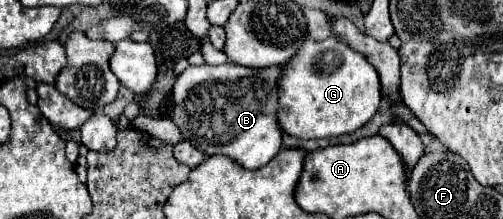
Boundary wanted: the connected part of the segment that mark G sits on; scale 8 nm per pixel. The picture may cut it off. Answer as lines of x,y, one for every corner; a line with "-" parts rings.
328,37
324,41
312,41
308,39
304,47
296,53
294,59
288,61
288,67
284,71
286,75
280,81
280,109
278,109
278,121
284,127
284,131
298,139
326,139
326,137
338,137
346,133
354,133
362,125
366,125
374,113
380,107
382,97
382,85
376,67
358,51
348,47
338,37

